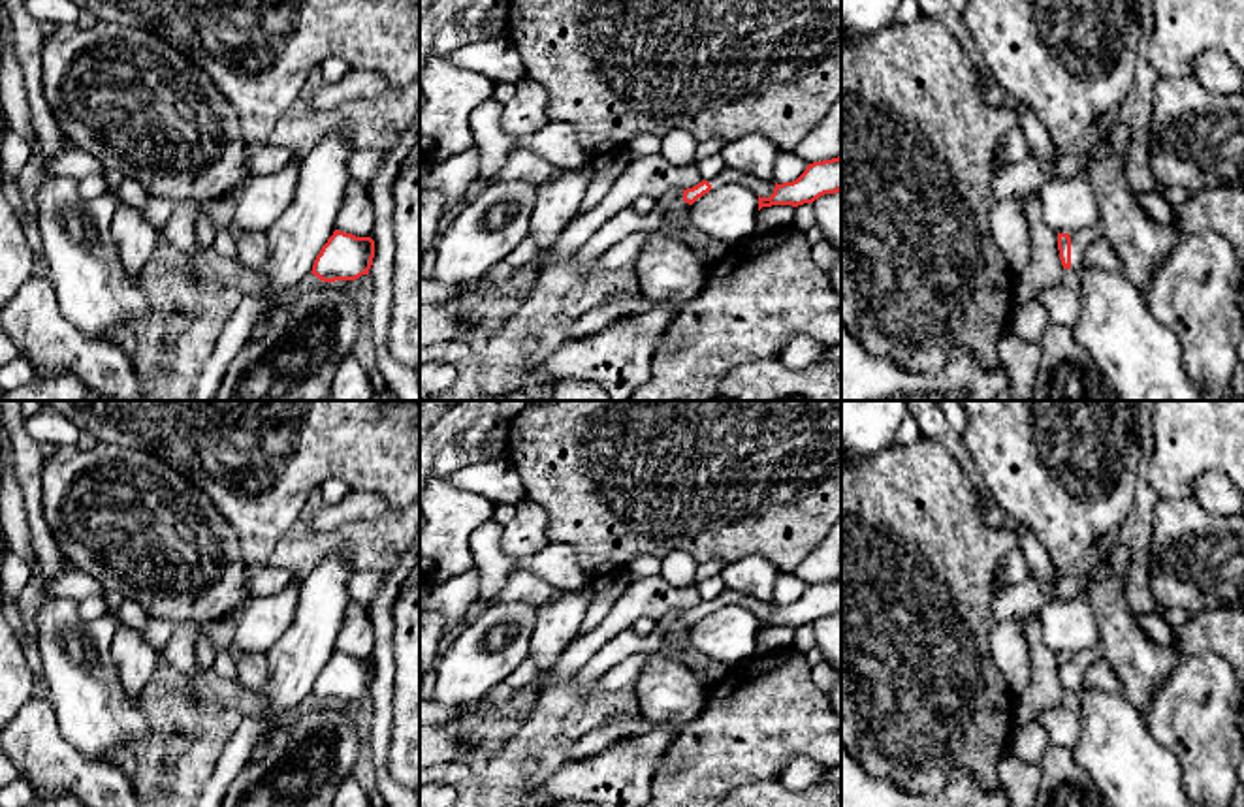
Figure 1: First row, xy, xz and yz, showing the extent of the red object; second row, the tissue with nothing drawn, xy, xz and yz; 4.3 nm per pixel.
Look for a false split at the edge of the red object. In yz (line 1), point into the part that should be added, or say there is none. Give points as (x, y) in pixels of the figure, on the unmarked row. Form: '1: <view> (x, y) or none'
1: yz (1081, 661)

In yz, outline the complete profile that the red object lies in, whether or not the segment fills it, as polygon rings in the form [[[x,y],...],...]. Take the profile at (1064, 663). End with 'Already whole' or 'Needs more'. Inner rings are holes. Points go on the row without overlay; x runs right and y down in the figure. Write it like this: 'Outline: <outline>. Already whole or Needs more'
Outline: [[[1086,649],[1069,655],[1058,655],[1058,672],[1063,690],[1080,690],[1084,673],[1101,658],[1101,649]]]. Needs more

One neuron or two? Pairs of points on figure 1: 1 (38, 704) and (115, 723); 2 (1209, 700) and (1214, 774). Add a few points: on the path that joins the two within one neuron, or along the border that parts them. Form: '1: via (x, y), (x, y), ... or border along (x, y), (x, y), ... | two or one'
1: border along (42, 683), (59, 730), (74, 745) | two
2: via (1209, 719), (1209, 755) | one

